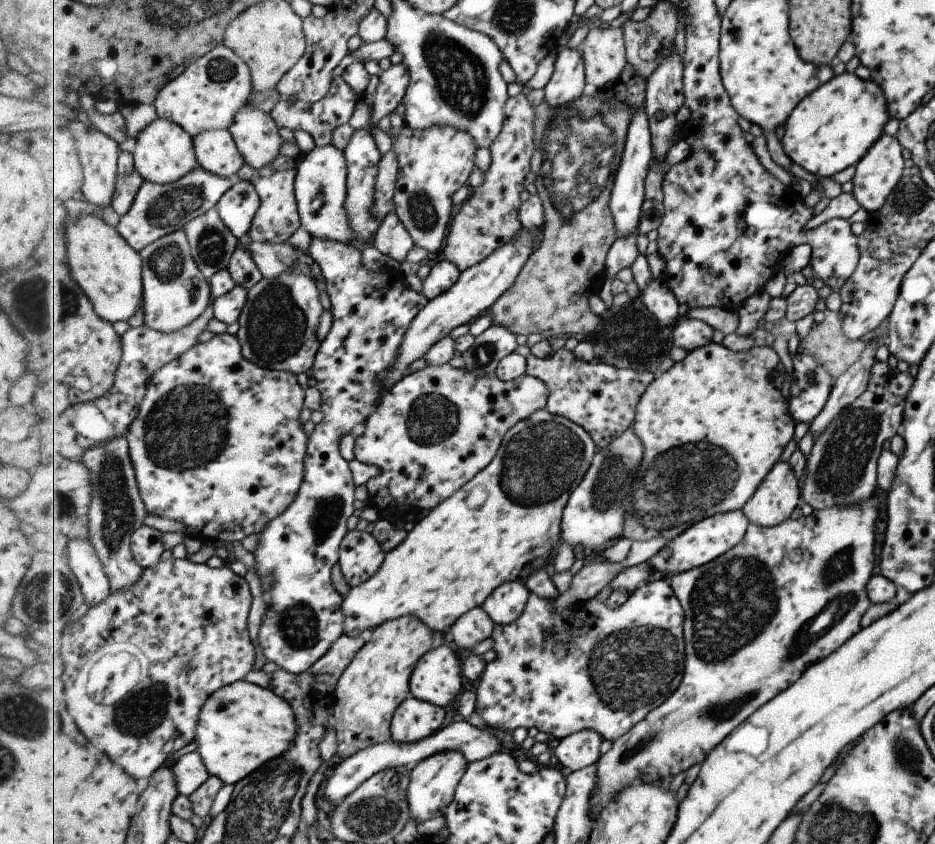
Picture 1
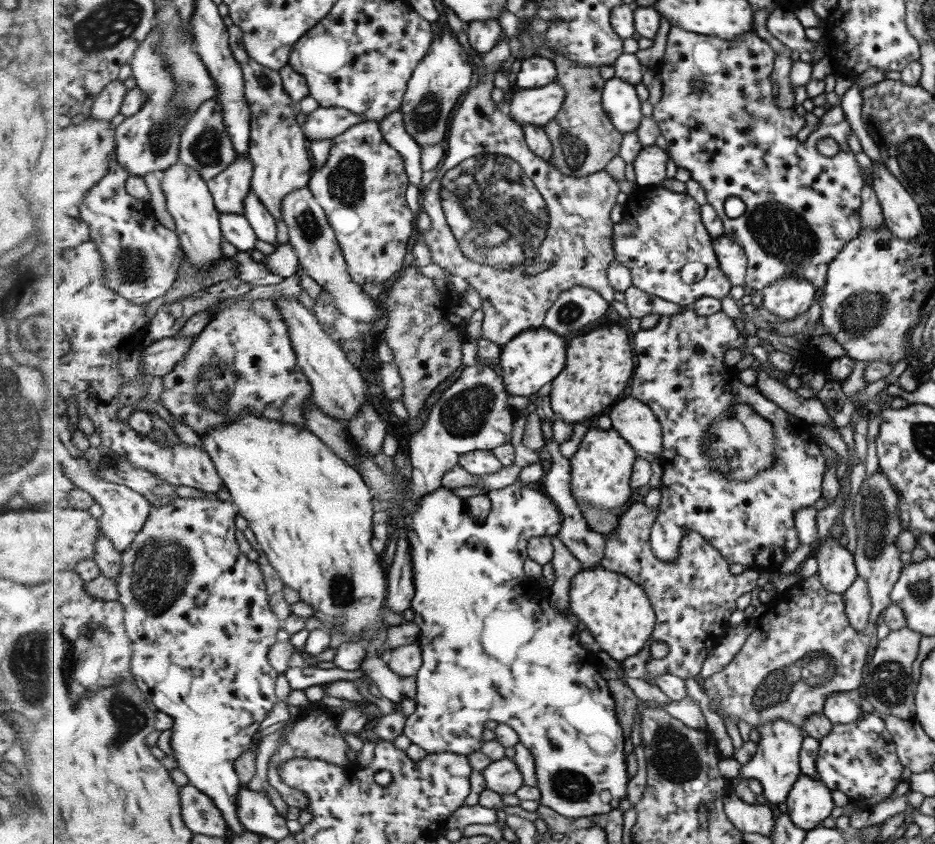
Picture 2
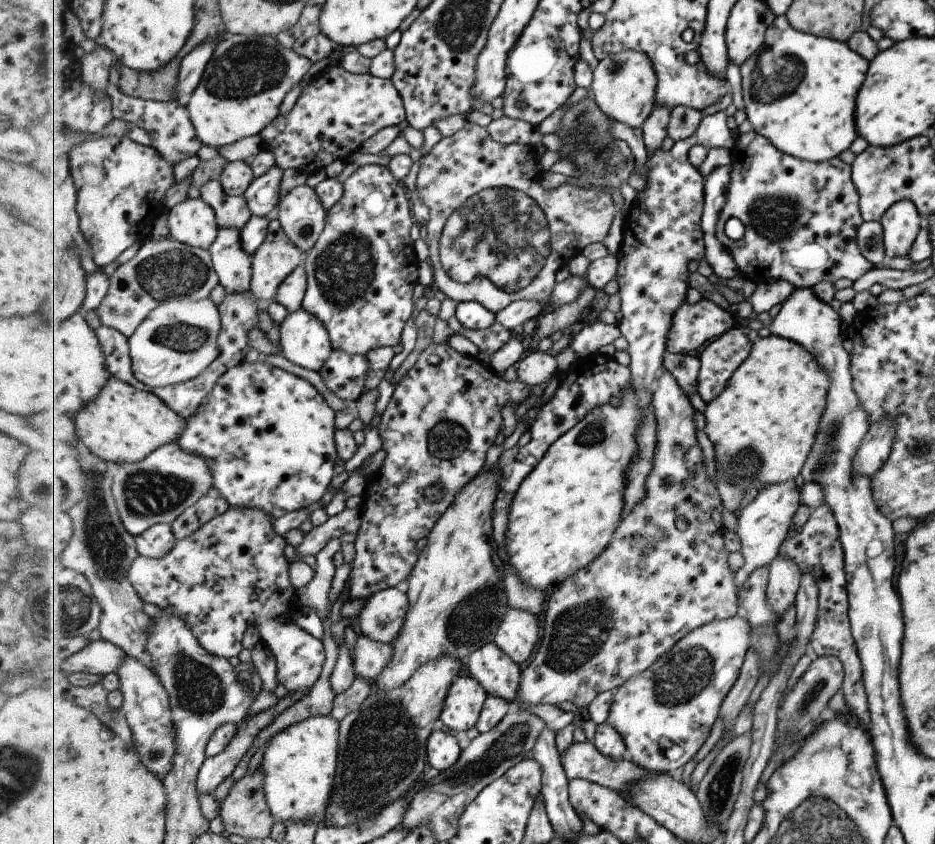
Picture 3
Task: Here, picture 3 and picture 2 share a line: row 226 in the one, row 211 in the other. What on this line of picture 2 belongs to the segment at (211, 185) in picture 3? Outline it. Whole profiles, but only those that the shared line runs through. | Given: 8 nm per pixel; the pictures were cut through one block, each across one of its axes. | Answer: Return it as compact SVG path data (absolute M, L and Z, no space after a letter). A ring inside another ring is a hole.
M238 155L235 162L209 181L210 191L221 214L244 215L244 204L252 190L255 165L250 155Z

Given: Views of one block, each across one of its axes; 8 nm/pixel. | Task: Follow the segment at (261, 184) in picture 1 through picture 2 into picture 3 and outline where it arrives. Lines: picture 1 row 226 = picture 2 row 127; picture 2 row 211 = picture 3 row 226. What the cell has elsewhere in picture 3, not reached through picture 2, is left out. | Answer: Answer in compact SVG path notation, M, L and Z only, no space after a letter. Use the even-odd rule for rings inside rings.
M271 219L265 244L252 256L251 292L259 300L275 301L287 276L304 265L305 259L306 253L287 236L280 220Z

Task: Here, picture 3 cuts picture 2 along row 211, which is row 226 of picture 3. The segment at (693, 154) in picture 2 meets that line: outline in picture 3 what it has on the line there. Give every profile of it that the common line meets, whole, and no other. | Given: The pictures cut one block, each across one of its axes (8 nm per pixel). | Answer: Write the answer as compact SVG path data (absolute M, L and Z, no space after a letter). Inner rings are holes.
M754 129L741 134L729 152L733 156L733 170L728 201L717 224L717 238L730 250L741 275L757 285L786 280L795 288L811 288L822 281L833 283L839 278L855 282L874 267L861 256L855 244L862 216L859 216L861 208L857 208L857 191L851 182L848 164L837 157L816 163L801 160L781 152L771 140ZM730 218L738 218L745 227L745 233L739 240L732 240L725 234L725 224Z

